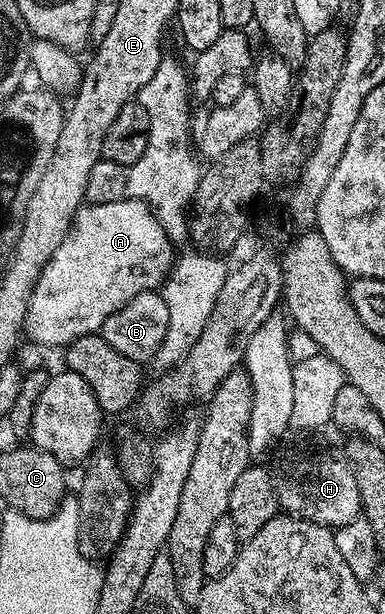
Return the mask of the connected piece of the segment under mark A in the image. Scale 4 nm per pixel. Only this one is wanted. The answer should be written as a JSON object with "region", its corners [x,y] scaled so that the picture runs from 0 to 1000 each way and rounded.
{"region":[[[327,322],[309,329],[213,332],[164,394],[153,394],[153,407],[132,414],[122,433],[112,433],[101,459],[91,459],[81,492],[70,498],[62,546],[73,552],[78,547],[96,560],[156,568],[190,554],[260,542],[278,518],[330,498],[340,485],[374,476],[410,474],[442,454],[455,436],[449,404],[452,393],[442,391],[371,326]]]}

